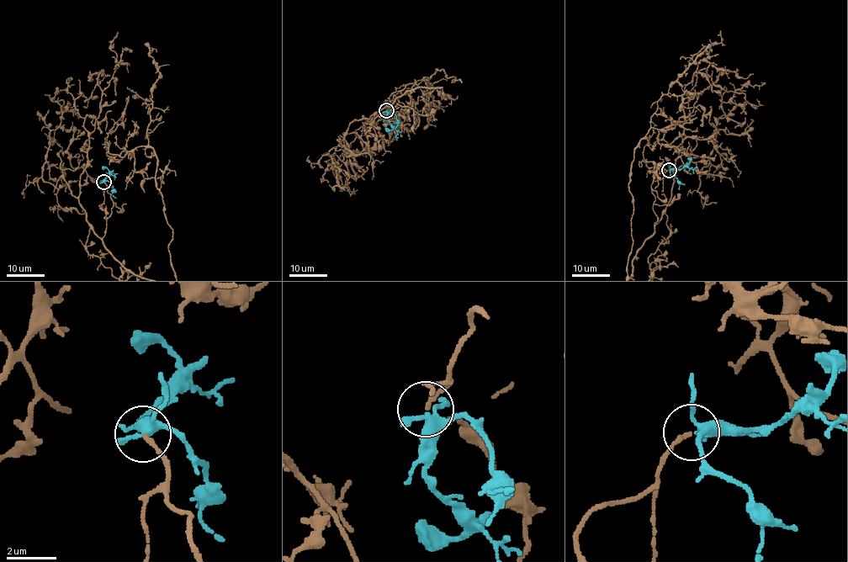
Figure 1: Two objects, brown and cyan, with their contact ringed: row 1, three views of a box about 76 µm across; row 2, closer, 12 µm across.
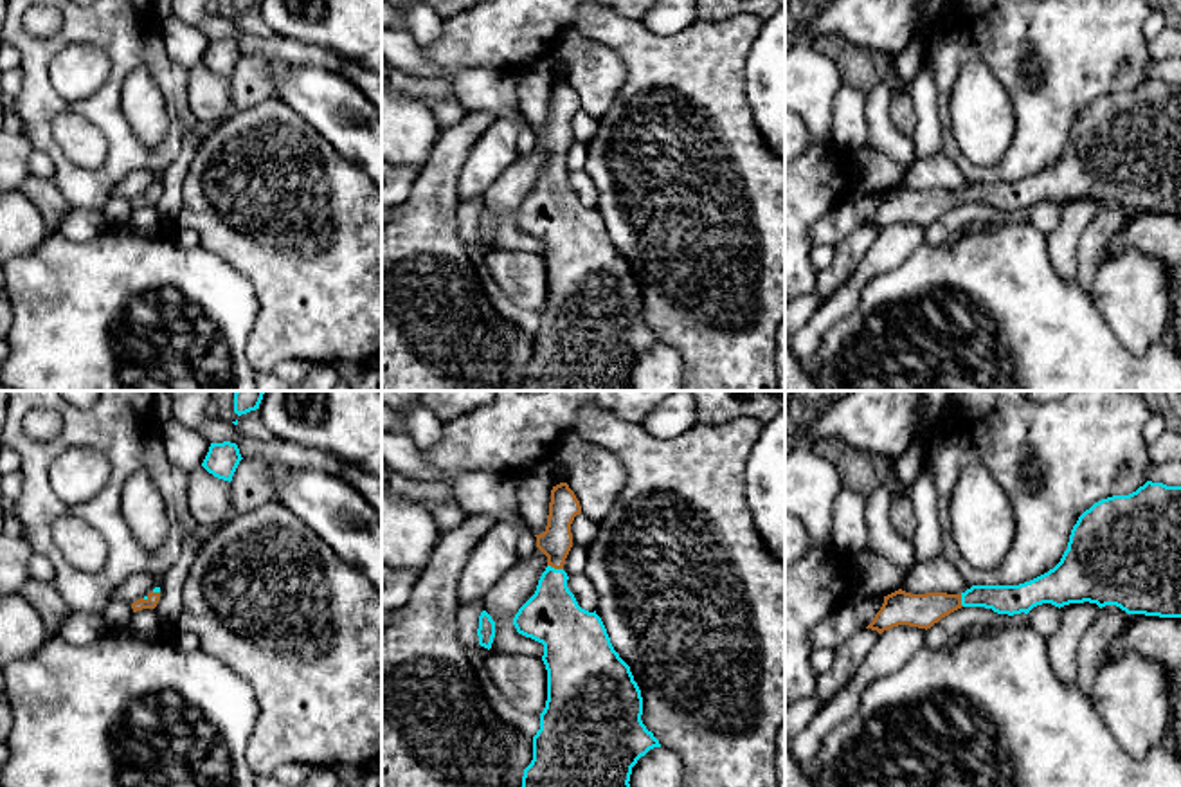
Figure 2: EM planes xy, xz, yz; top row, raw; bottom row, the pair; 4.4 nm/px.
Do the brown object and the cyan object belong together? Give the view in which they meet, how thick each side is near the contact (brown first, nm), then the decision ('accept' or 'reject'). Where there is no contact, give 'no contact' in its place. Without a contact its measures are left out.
contact in xz; calibres 150 and 260 nm; accept

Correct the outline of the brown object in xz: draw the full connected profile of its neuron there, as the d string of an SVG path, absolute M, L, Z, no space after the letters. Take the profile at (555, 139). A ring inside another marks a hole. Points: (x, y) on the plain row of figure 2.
M569 81L553 83L545 128L535 131L547 164L535 191L513 214L518 231L544 241L547 267L547 297L518 391L630 391L632 364L650 346L661 344L641 317L643 294L630 263L614 247L596 207L581 205L567 184L563 160L572 144L571 121L580 110Z

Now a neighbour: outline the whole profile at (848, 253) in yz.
M862 225L835 245L834 261L826 268L819 270L816 281L814 292L823 301L832 297L855 272L879 232L880 231L877 227Z

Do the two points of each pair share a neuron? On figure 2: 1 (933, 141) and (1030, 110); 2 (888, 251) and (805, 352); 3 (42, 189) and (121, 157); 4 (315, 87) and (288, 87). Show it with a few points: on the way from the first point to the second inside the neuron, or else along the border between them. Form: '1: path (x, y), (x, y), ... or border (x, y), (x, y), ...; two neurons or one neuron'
1: border (937, 98), (942, 148); two neurons
2: path (863, 274), (818, 326); one neuron
3: border (53, 177), (71, 206); two neurons
4: path (308, 87), (296, 87); one neuron

